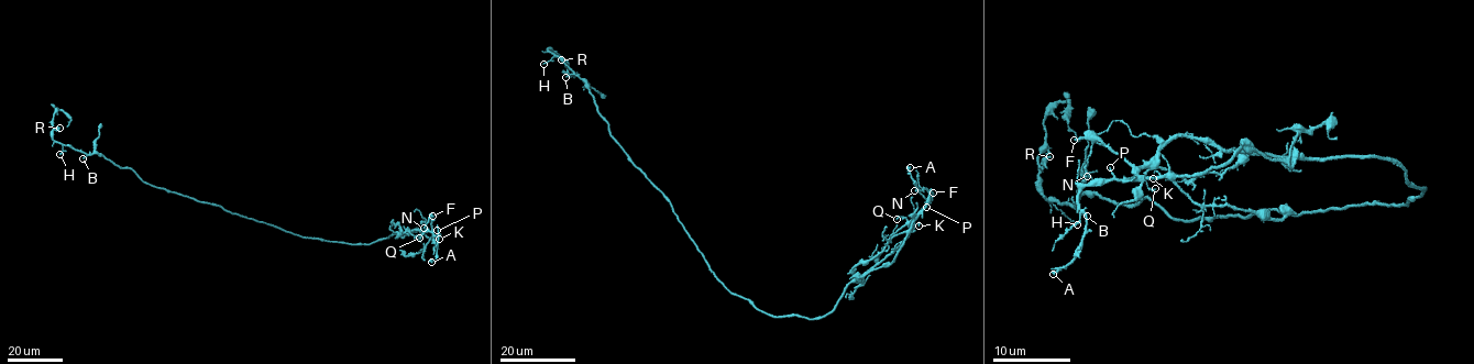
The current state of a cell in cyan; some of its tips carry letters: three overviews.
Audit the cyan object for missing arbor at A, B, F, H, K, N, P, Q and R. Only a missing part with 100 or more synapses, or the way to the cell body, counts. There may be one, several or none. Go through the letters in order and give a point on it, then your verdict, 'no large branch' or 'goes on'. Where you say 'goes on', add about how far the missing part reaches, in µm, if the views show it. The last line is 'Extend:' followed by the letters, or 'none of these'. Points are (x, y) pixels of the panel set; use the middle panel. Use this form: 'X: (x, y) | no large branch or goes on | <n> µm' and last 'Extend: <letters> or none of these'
A: (910, 167) | no large branch
B: (565, 77) | no large branch
F: (933, 192) | no large branch
H: (543, 64) | no large branch
K: (919, 225) | goes on | 20 µm
N: (914, 190) | no large branch
P: (926, 207) | no large branch
Q: (897, 219) | no large branch
R: (561, 59) | no large branch
Extend: K

